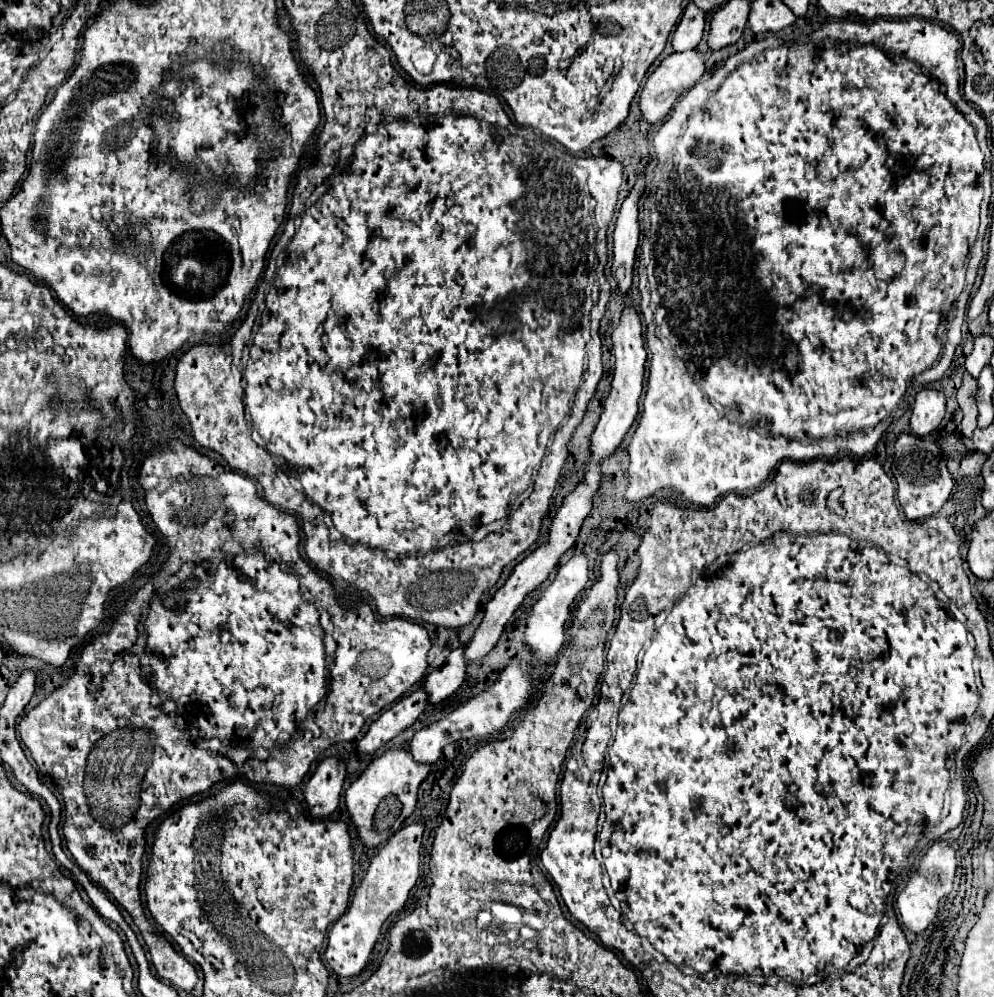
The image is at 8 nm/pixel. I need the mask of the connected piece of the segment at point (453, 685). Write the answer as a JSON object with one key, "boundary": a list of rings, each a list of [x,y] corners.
{"boundary":[[[457,648],[449,654],[447,664],[433,670],[425,682],[423,682],[423,690],[427,692],[427,702],[431,706],[441,704],[443,700],[447,700],[465,680],[465,660],[463,660],[463,648]]]}

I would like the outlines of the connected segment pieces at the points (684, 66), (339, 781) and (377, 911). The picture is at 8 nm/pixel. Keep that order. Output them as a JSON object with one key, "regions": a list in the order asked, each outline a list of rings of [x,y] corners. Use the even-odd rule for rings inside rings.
{"regions":[[[[689,50],[689,52],[681,52],[681,54],[671,54],[667,56],[655,72],[651,72],[651,76],[647,78],[645,82],[645,88],[643,88],[643,94],[641,94],[641,112],[645,116],[647,122],[661,122],[669,110],[673,108],[675,100],[689,88],[693,88],[705,74],[707,70],[707,64],[705,64],[705,56],[699,52],[699,50]]],[[[327,758],[315,768],[305,786],[305,802],[313,818],[329,818],[339,808],[345,774],[345,764],[335,758]]],[[[421,822],[403,826],[377,852],[377,856],[373,856],[363,882],[359,884],[359,888],[355,888],[355,896],[353,896],[347,912],[329,930],[329,942],[327,942],[329,946],[325,950],[325,960],[335,974],[339,974],[339,976],[359,974],[371,956],[371,950],[381,934],[385,920],[393,912],[399,912],[405,906],[405,902],[409,898],[409,890],[415,886],[415,882],[419,878],[421,836],[423,836]]]]}

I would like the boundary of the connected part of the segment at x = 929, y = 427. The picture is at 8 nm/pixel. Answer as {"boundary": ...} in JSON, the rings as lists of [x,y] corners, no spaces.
{"boundary":[[[931,388],[921,390],[913,404],[911,432],[917,436],[927,436],[929,432],[933,432],[945,416],[945,406],[947,406],[947,398],[943,392]]]}

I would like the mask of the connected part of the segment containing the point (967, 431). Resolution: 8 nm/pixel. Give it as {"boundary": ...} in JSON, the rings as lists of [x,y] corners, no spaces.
{"boundary":[[[965,372],[963,374],[963,384],[957,392],[957,402],[963,410],[963,420],[961,420],[961,428],[963,434],[967,438],[973,436],[973,430],[977,428],[977,404],[975,404],[975,396],[977,396],[977,380]]]}

